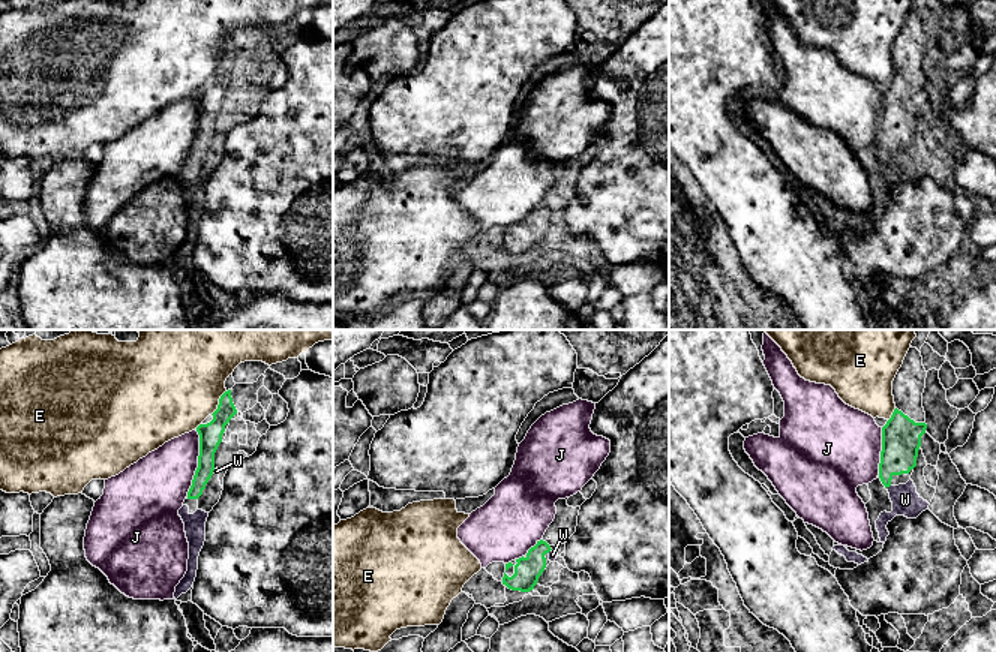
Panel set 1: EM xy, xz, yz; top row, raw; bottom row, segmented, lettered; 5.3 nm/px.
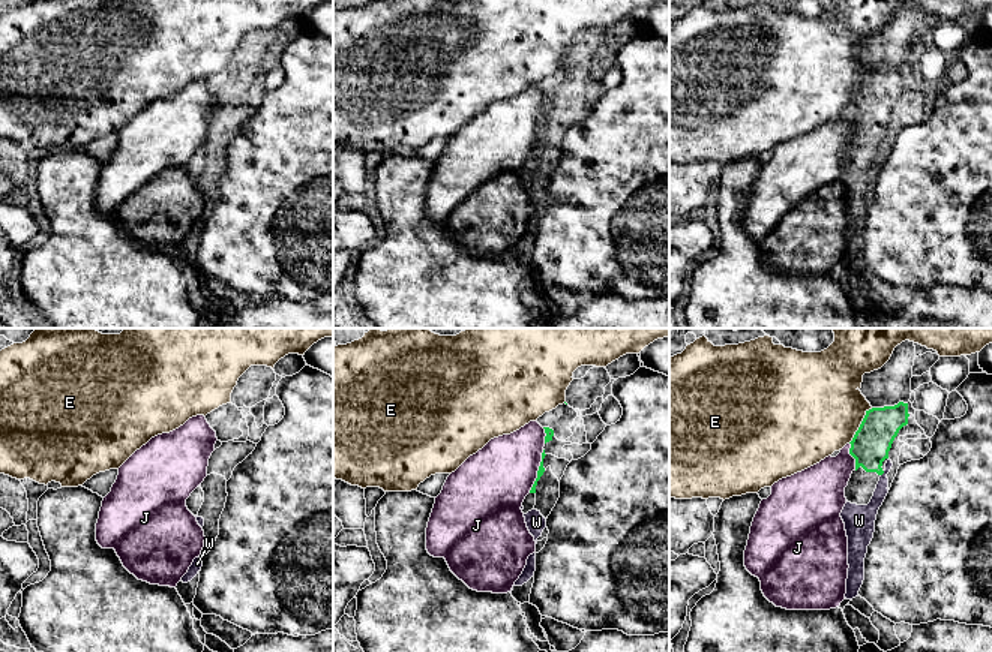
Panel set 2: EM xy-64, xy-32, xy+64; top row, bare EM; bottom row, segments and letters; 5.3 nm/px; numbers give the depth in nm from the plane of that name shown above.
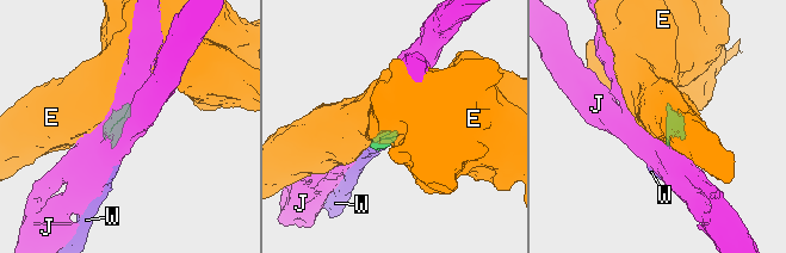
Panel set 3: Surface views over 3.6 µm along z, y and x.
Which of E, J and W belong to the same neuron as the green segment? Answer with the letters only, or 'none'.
W

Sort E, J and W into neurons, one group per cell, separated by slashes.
E / J / W

